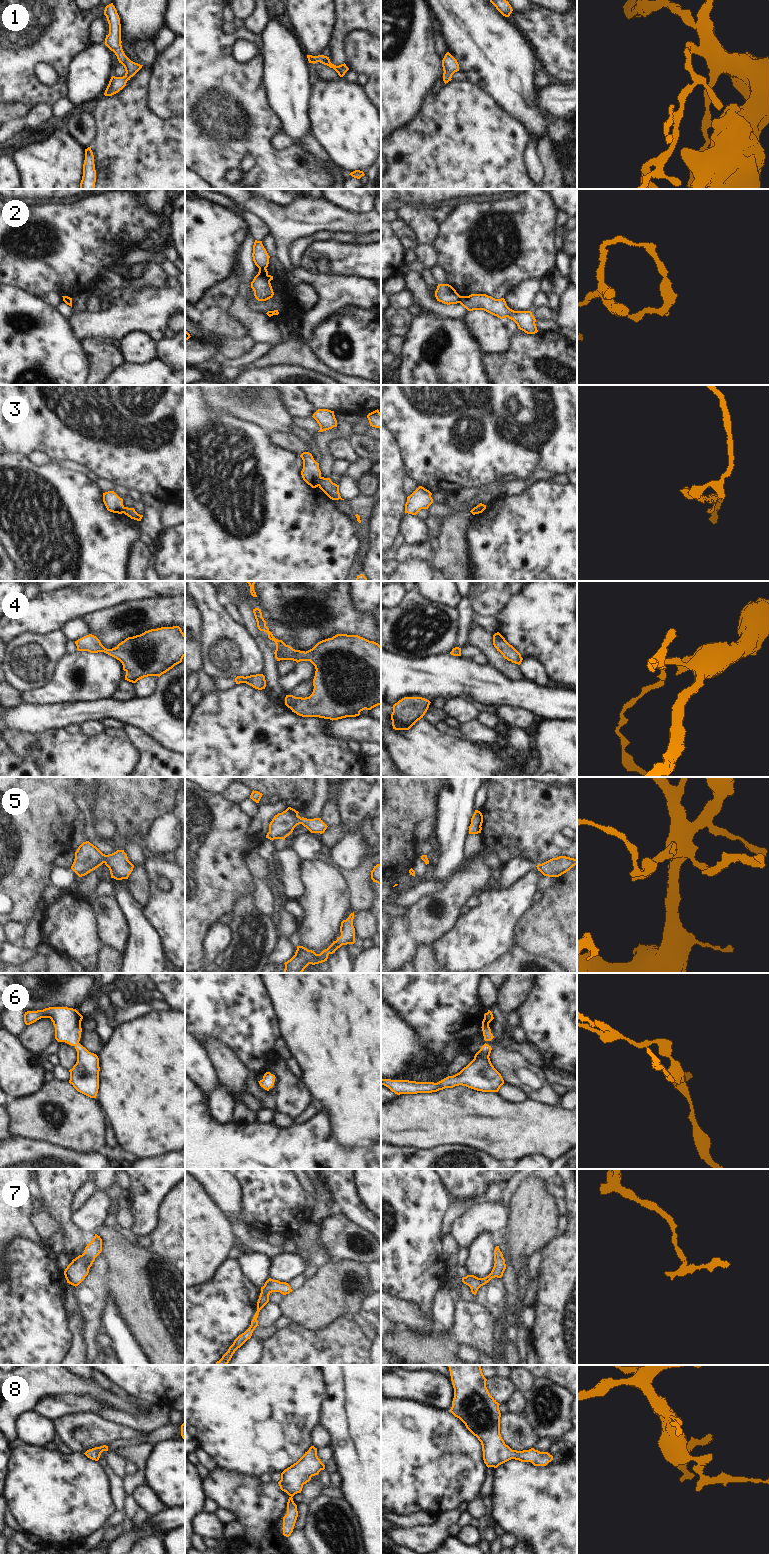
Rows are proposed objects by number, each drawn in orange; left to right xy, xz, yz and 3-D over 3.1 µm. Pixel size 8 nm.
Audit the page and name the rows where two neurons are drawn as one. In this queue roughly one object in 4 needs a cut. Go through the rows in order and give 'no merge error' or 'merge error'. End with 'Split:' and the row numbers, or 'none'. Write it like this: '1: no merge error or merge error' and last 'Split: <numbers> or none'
1: no merge error
2: merge error
3: merge error
4: no merge error
5: no merge error
6: no merge error
7: no merge error
8: no merge error
Split: 2, 3

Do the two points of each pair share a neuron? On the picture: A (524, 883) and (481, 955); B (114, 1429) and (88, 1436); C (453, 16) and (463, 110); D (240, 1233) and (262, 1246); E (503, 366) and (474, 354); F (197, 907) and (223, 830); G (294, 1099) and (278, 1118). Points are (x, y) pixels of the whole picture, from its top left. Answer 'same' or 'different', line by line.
A: same
B: same
C: different
D: same
E: different
F: same
G: different

